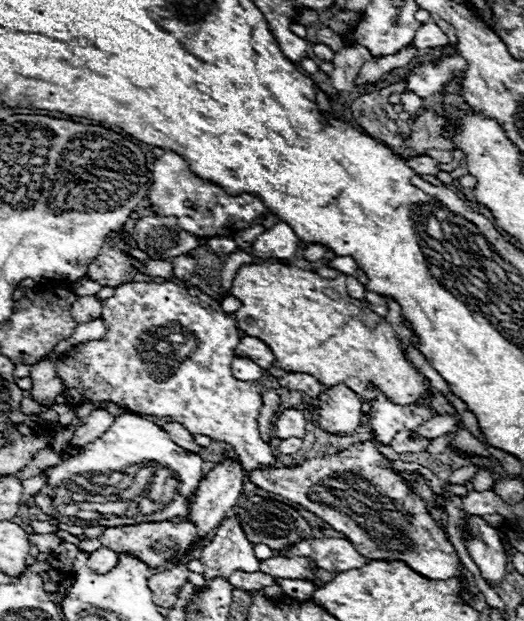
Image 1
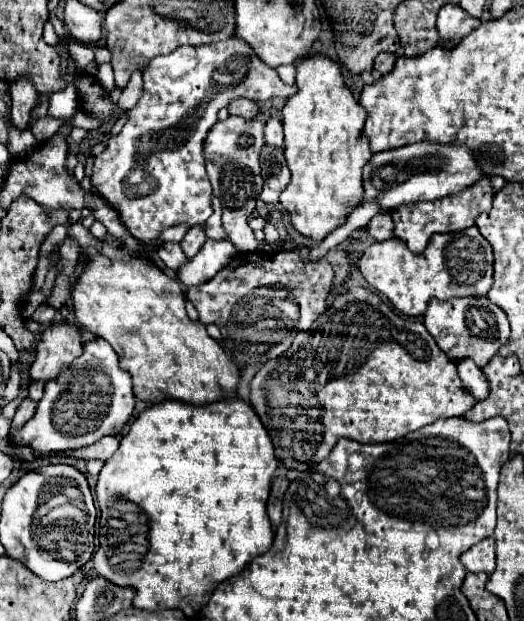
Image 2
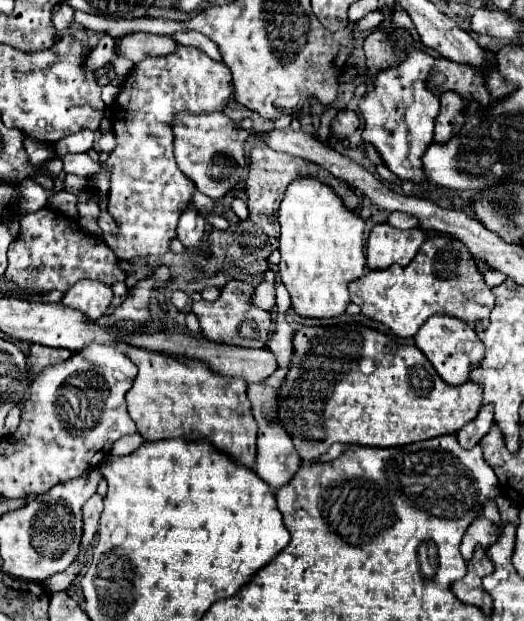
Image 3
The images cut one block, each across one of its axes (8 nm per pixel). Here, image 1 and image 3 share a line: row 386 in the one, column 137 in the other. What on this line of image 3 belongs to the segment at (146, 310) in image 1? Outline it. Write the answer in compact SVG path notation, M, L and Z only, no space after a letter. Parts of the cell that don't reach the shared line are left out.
M180 46L180 48L176 48L176 52L170 54L170 56L158 56L158 58L146 58L146 60L142 60L142 62L136 64L134 70L128 74L126 82L124 82L122 88L120 88L118 100L116 100L116 104L114 104L114 134L116 134L118 144L116 144L116 150L108 156L108 160L106 160L102 166L100 166L100 162L92 162L92 158L90 158L88 154L64 154L64 156L60 156L60 160L64 162L64 172L70 172L70 174L92 176L92 174L100 172L100 168L110 170L108 212L112 214L114 222L118 224L118 230L116 230L116 232L102 234L102 240L108 244L108 248L114 250L114 254L116 254L120 260L134 260L134 258L140 258L140 256L162 256L162 254L166 254L166 252L168 252L168 246L170 246L170 240L176 236L178 214L180 214L180 210L188 204L188 200L192 200L192 194L194 194L194 190L196 190L194 184L192 184L192 180L188 180L188 178L180 172L180 168L178 168L178 164L176 164L176 160L174 160L174 152L172 152L172 140L174 140L174 136L172 136L172 116L174 116L176 112L180 112L180 110L188 110L188 112L194 112L194 114L210 114L210 112L224 110L226 104L228 104L228 100L230 100L230 96L232 96L232 78L230 78L228 68L226 68L224 64L214 62L212 58L208 58L208 56L206 56L204 52L200 52L198 48L192 48L192 46Z

